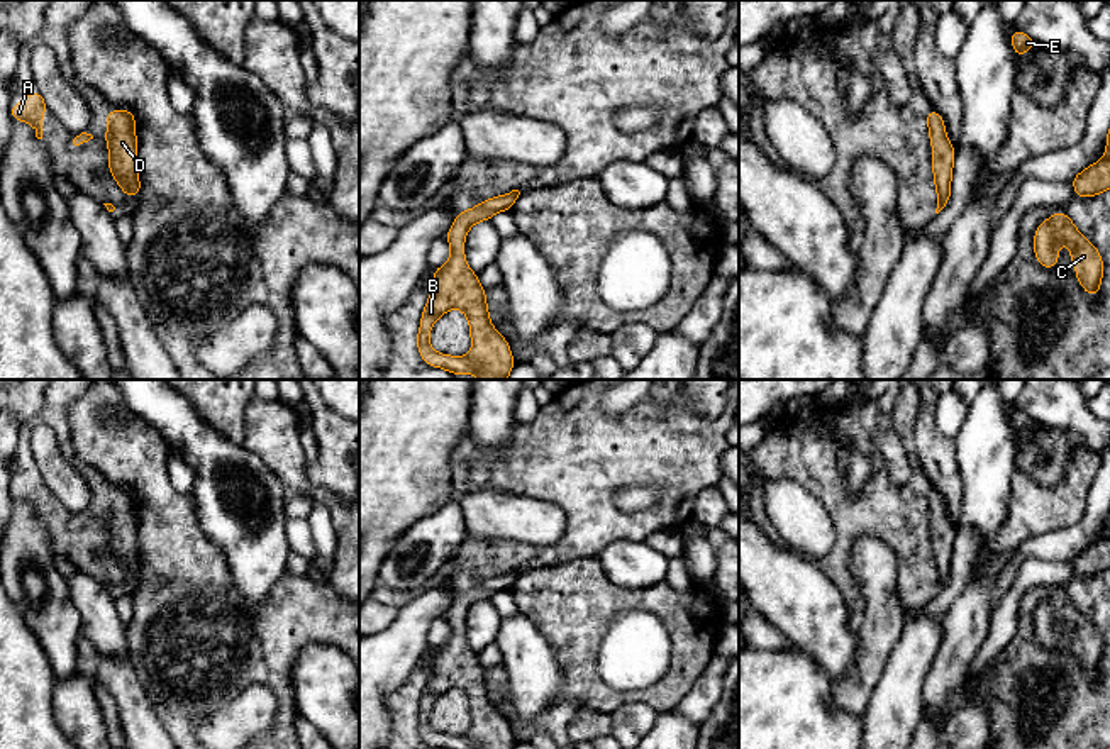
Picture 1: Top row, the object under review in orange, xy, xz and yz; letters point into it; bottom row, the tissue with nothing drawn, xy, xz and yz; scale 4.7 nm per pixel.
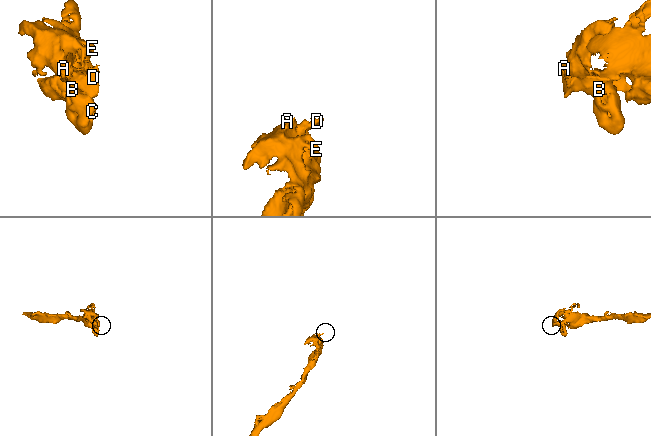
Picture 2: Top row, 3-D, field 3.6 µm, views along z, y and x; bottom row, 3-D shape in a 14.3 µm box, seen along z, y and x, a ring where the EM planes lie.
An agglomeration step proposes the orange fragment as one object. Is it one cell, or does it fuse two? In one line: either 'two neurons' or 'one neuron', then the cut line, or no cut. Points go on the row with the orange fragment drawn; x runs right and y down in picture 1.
one neuron; cut none

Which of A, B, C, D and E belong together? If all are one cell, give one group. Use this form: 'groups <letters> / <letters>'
groups A B C D E

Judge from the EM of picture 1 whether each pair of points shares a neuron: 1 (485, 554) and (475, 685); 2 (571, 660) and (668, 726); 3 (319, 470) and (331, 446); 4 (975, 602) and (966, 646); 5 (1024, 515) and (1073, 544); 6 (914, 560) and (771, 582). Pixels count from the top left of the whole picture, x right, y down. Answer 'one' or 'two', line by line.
1: one
2: two
3: one
4: one
5: two
6: two

